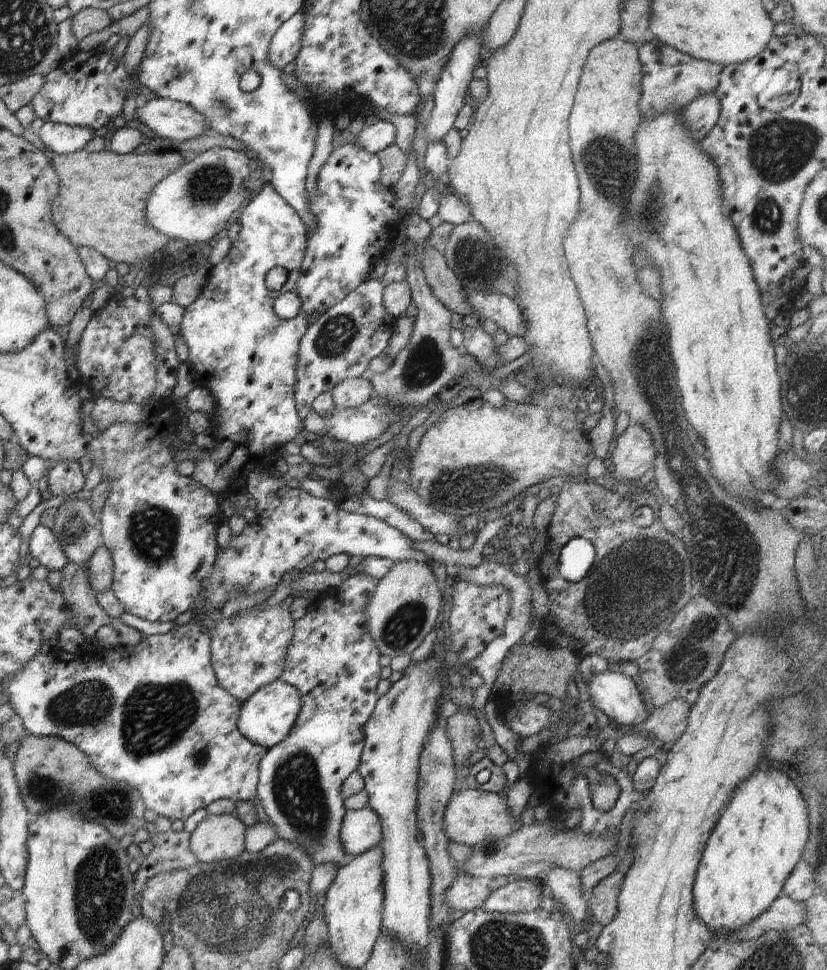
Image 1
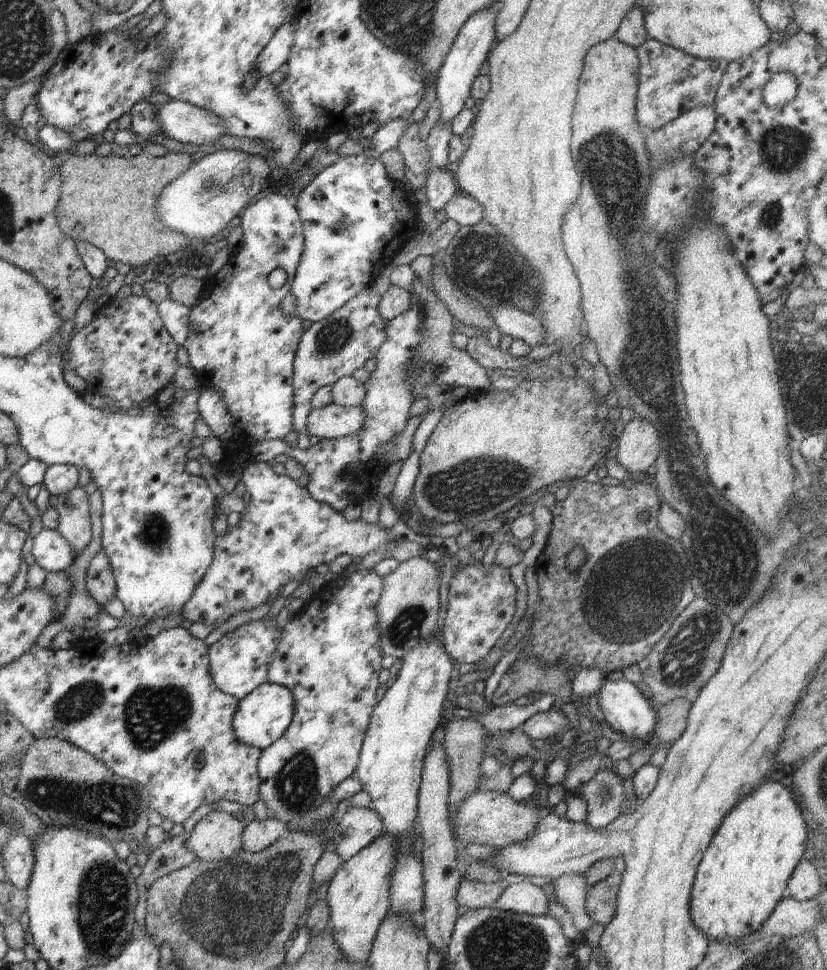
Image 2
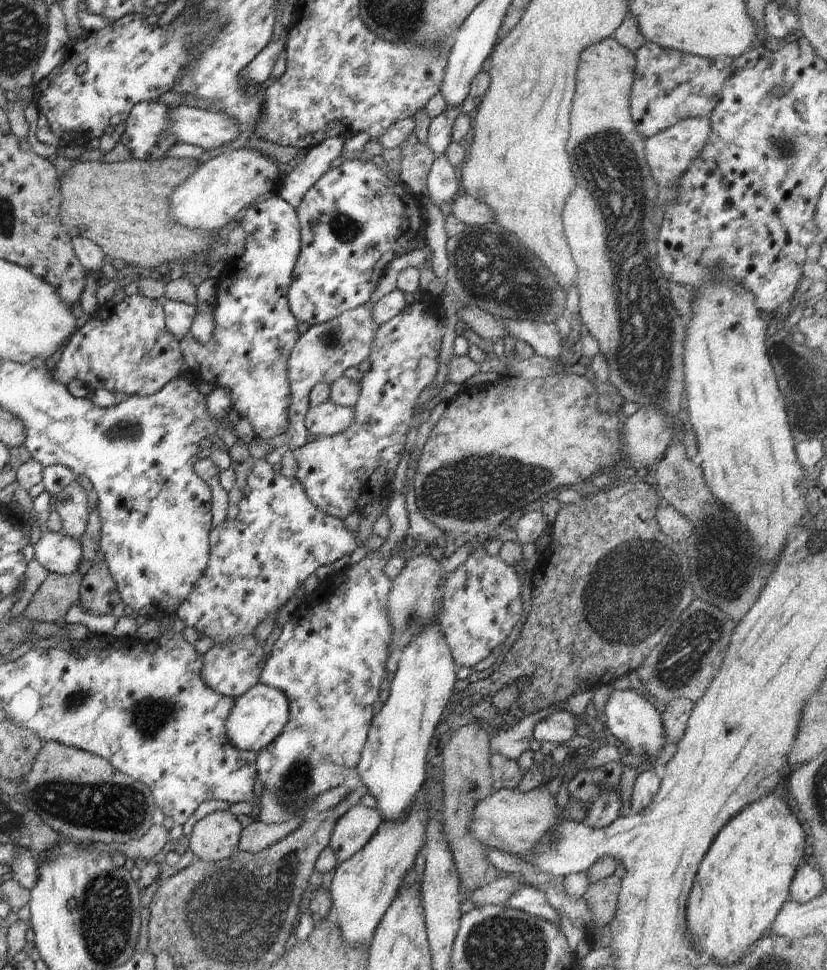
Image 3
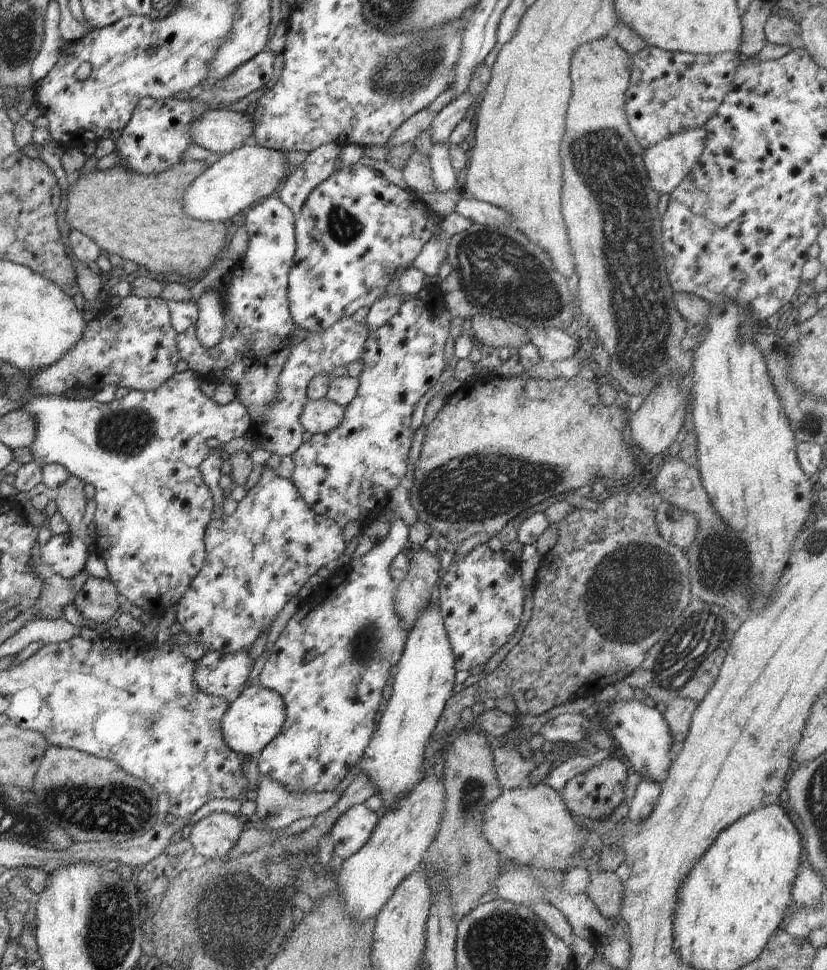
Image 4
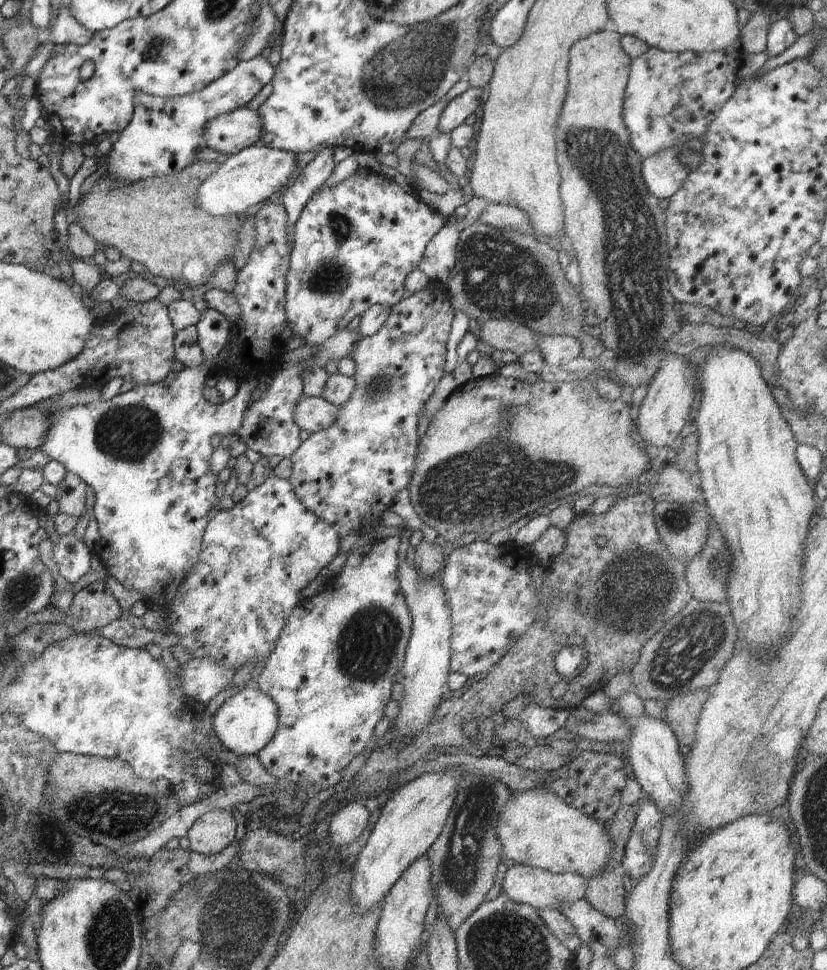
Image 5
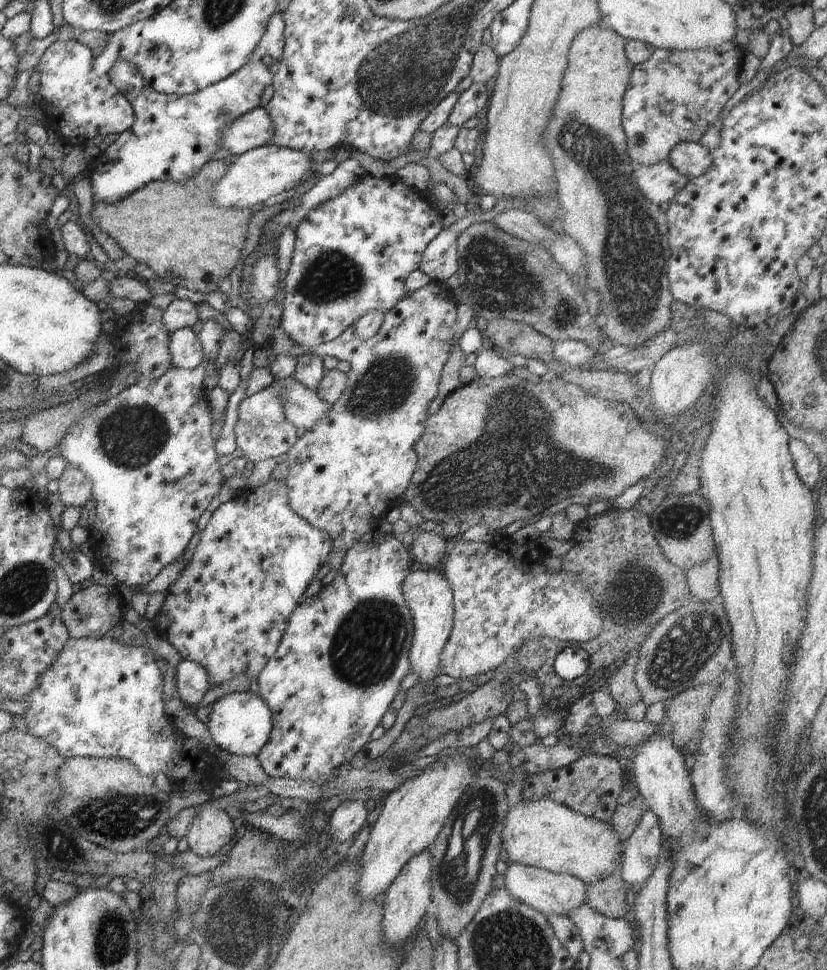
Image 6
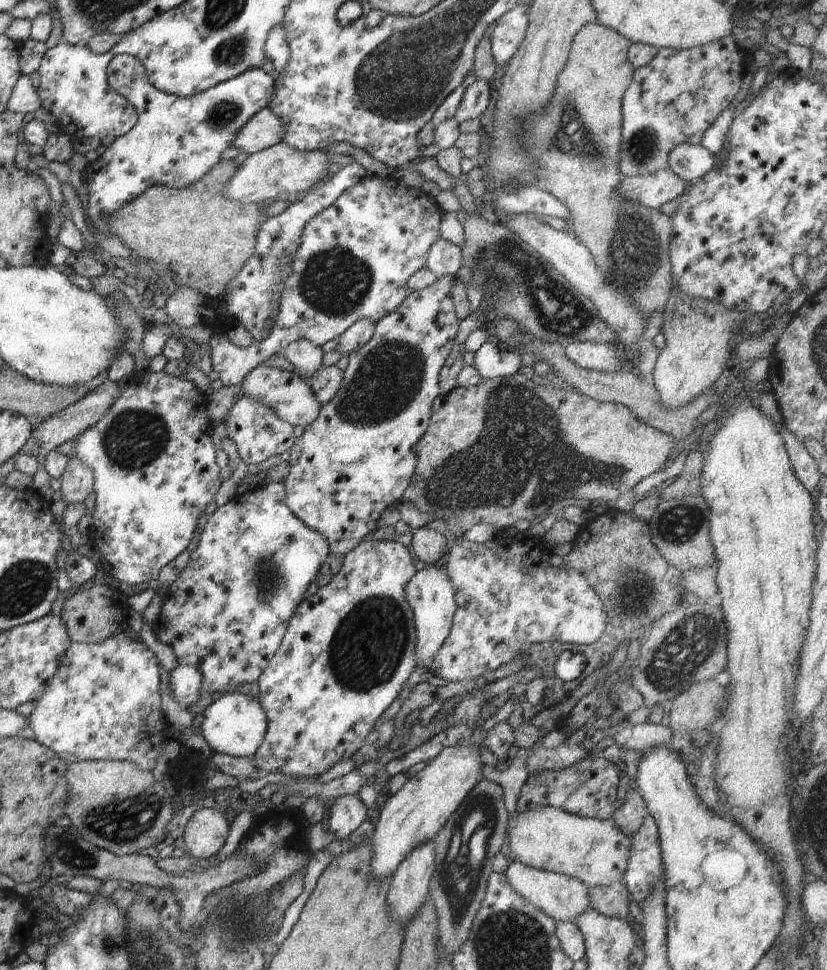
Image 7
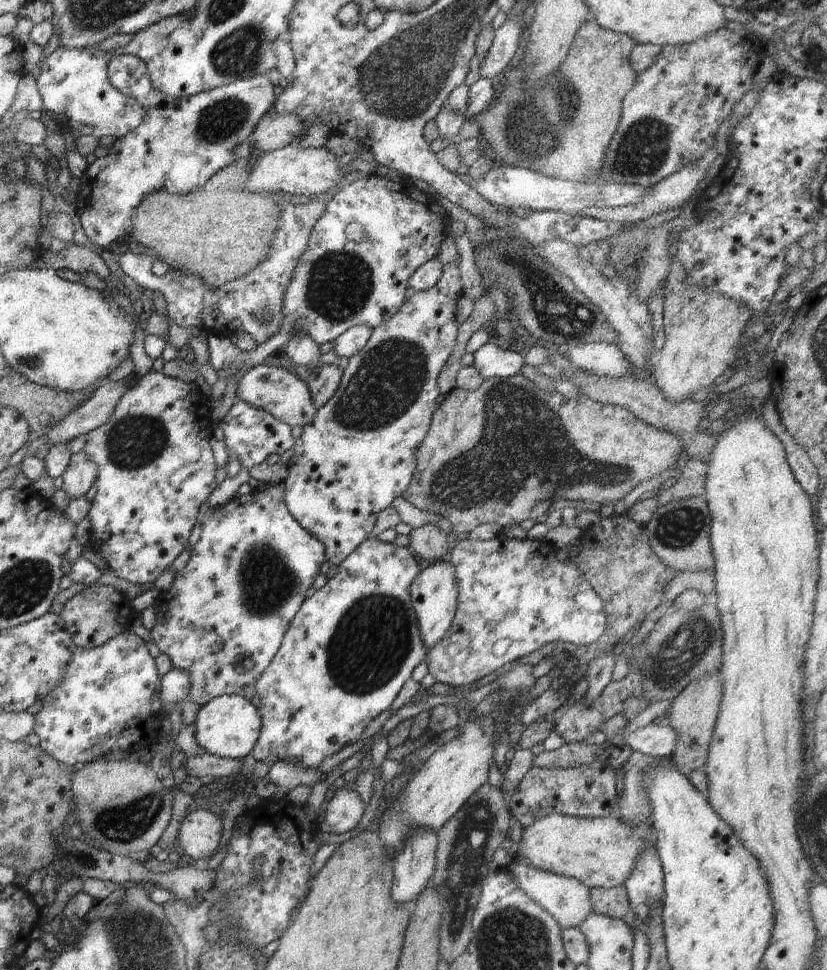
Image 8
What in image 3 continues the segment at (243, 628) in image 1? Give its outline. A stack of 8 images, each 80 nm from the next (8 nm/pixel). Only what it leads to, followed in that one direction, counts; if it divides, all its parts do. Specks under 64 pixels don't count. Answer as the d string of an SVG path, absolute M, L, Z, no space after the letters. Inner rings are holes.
M255 634L240 638L240 640L232 640L232 642L224 642L224 644L214 644L204 654L204 666L202 666L202 678L206 686L210 686L217 694L228 696L234 700L244 696L248 690L251 690L259 683L260 674L264 670L264 659L269 655L264 653L266 642L258 642Z

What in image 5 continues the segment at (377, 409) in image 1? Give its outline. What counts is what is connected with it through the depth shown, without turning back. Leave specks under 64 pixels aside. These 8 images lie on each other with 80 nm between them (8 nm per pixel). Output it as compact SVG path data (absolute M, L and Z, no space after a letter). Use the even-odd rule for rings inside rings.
M300 395L295 404L293 419L301 430L316 432L330 426L338 416L338 407L320 397Z

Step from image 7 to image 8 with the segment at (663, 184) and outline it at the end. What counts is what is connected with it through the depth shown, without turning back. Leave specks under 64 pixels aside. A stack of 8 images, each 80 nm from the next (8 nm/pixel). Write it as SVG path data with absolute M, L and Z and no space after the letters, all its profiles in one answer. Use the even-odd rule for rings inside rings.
M495 163L484 178L473 179L468 175L465 180L484 200L500 209L514 211L514 209L524 206L524 208L533 211L562 211L571 214L577 214L581 210L584 211L585 208L591 208L599 213L606 207L611 209L625 207L638 202L650 188L621 185L620 183L588 185L566 179L553 179L530 169L501 163Z

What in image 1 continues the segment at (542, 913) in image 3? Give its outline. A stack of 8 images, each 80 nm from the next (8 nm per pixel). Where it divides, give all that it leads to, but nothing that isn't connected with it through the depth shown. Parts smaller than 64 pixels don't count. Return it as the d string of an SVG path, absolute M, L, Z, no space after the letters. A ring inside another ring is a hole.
M532 880L514 881L492 890L480 909L497 913L528 913L540 909L542 893Z

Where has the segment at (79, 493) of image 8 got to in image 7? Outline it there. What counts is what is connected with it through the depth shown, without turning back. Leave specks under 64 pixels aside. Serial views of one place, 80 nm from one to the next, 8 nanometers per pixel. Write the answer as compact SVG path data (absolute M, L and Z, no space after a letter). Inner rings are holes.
M76 456L67 462L67 469L60 480L63 500L69 503L84 503L88 494L94 490L93 470Z

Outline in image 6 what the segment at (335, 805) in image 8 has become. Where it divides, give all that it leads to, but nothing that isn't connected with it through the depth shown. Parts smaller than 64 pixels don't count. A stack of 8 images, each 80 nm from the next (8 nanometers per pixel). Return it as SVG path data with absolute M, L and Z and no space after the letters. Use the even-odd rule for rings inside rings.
M345 800L328 818L330 836L335 844L346 842L366 826L369 811L361 800Z

